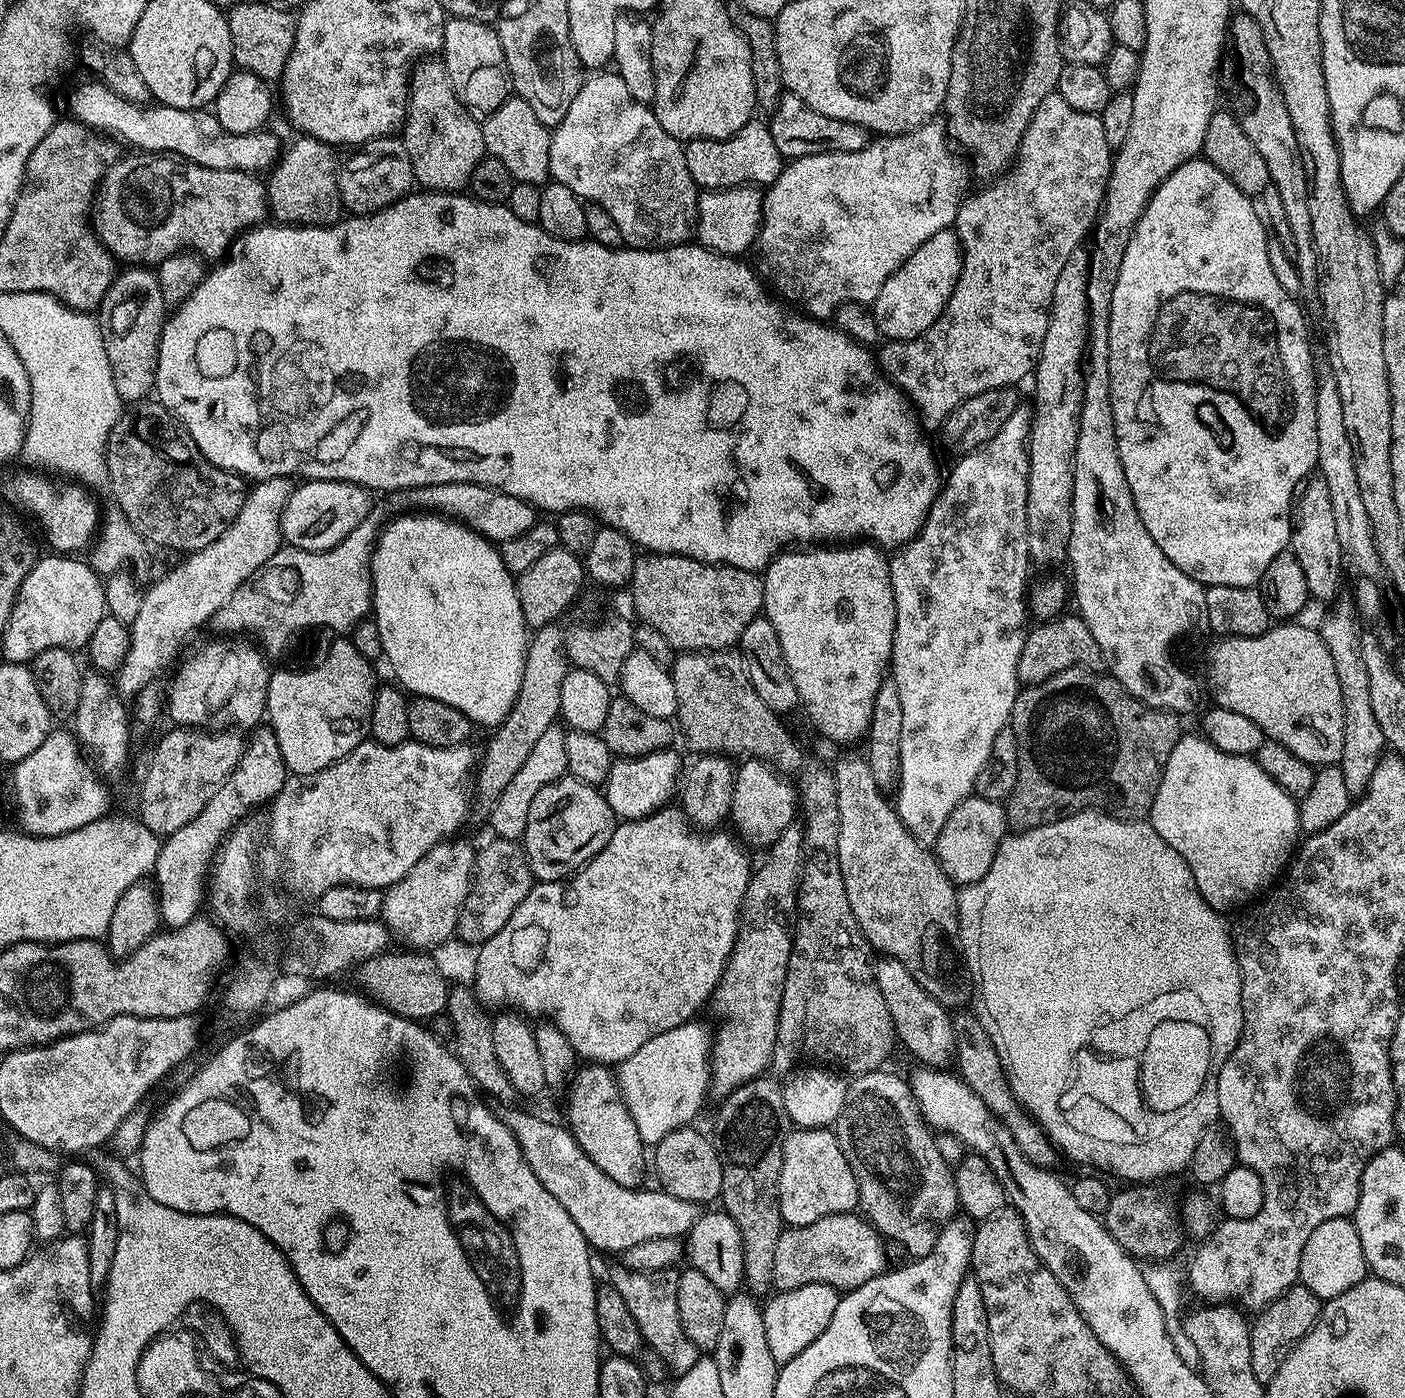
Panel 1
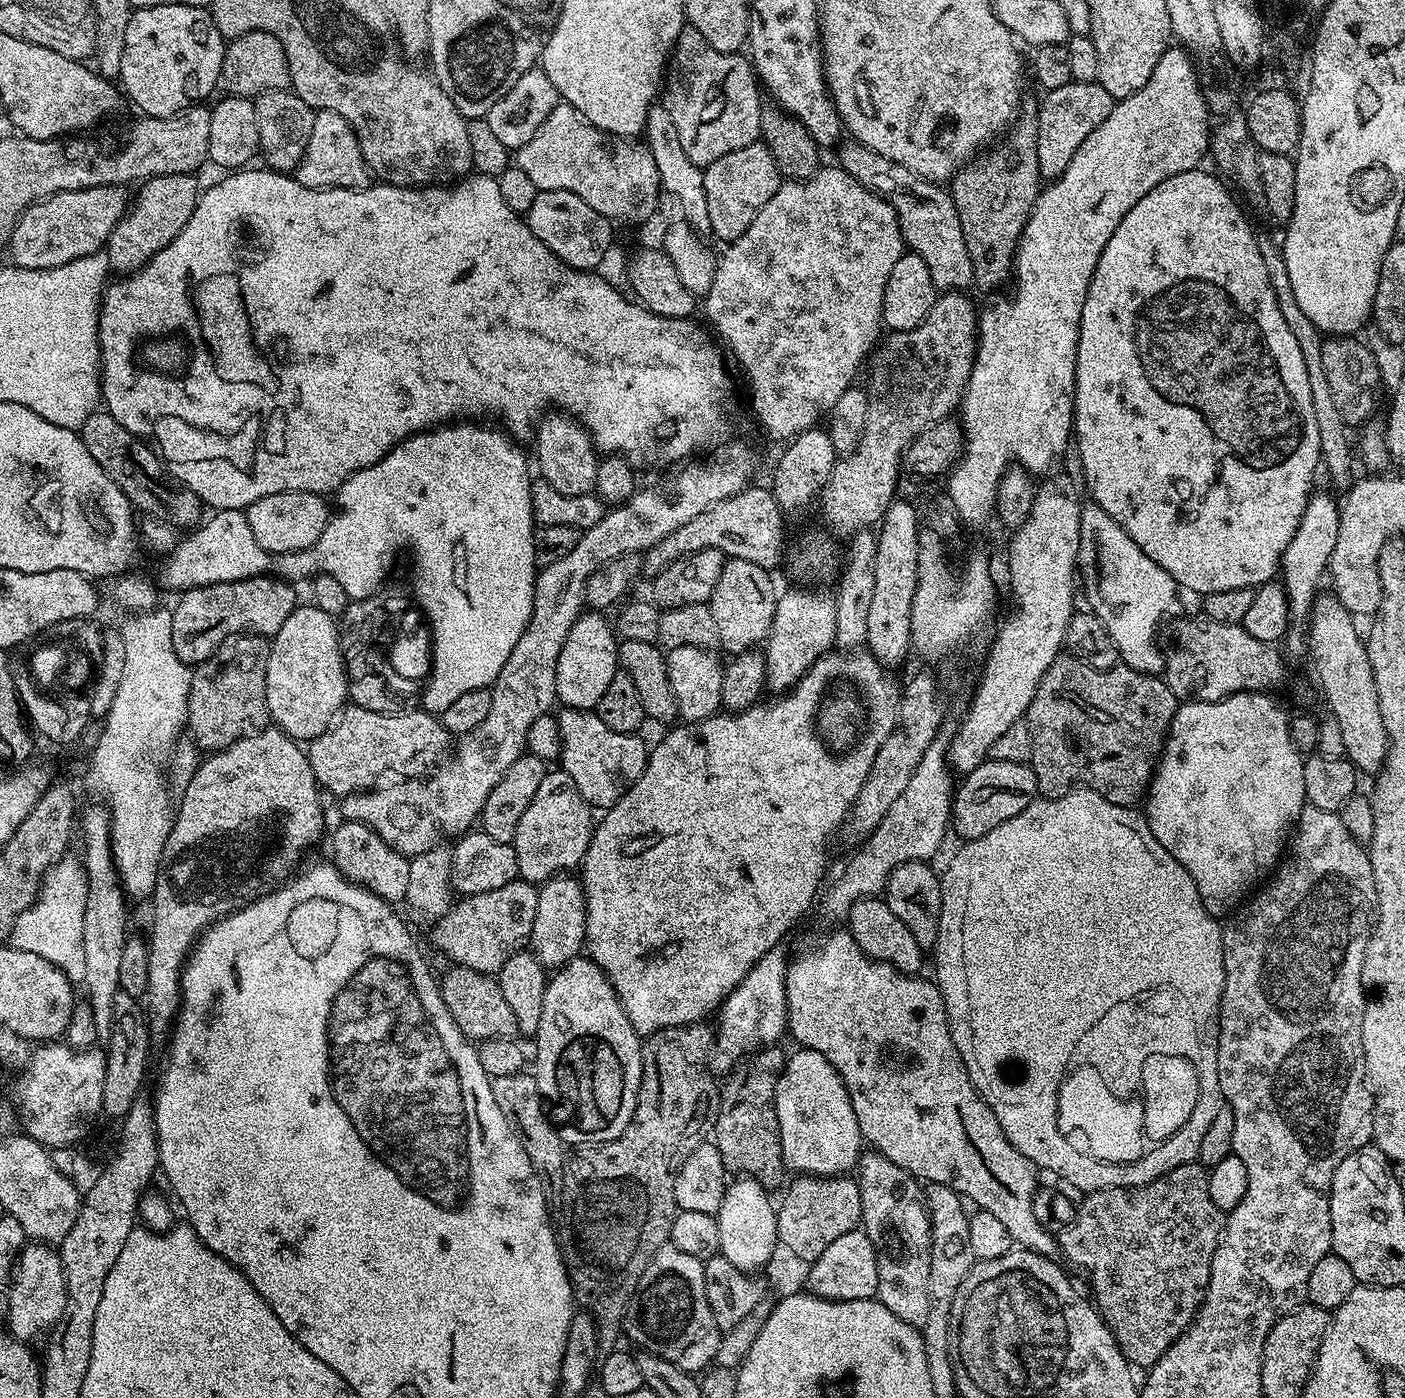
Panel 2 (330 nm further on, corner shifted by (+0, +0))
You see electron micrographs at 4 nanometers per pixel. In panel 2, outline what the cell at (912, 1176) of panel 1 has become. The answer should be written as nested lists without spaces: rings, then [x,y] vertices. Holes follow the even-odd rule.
[[[875,1150],[861,1151],[860,1159],[854,1169],[854,1179],[860,1186],[862,1194],[862,1218],[860,1223],[862,1230],[870,1238],[872,1245],[876,1247],[876,1257],[878,1258],[878,1290],[876,1296],[880,1303],[886,1306],[886,1310],[893,1312],[898,1318],[902,1318],[907,1324],[915,1324],[923,1326],[926,1322],[926,1314],[930,1311],[930,1254],[932,1253],[932,1227],[928,1221],[928,1210],[924,1203],[922,1195],[921,1181],[912,1176],[906,1170],[902,1170],[902,1166],[894,1166],[894,1162],[890,1162],[890,1158],[886,1158],[881,1152]]]

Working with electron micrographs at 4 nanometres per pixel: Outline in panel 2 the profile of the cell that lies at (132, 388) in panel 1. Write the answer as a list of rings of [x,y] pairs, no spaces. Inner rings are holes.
[[[166,174],[158,178],[150,178],[139,185],[140,193],[135,193],[130,207],[123,218],[114,226],[110,234],[106,251],[108,267],[113,273],[131,274],[139,272],[145,264],[149,264],[155,256],[190,222],[190,214],[194,214],[198,199],[197,177],[192,174]]]

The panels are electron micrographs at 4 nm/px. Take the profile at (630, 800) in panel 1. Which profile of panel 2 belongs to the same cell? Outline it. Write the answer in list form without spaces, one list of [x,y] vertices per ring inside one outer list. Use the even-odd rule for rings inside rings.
[[[561,707],[559,711],[556,721],[560,727],[559,763],[562,770],[574,778],[574,786],[578,786],[582,798],[593,809],[613,808],[618,798],[622,798],[622,794],[626,794],[626,790],[630,790],[630,786],[642,778],[649,745],[644,745],[640,734],[610,730],[610,726],[606,726],[606,722],[602,722],[595,711],[566,707]]]

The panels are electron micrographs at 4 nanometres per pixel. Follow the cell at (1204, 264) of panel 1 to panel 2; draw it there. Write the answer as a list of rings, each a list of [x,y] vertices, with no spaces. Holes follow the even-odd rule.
[[[1192,168],[1189,172],[1174,174],[1174,178],[1166,178],[1166,182],[1158,182],[1158,186],[1154,186],[1154,190],[1150,190],[1150,194],[1146,194],[1146,198],[1142,198],[1142,202],[1138,202],[1138,206],[1134,206],[1130,214],[1122,218],[1122,222],[1118,222],[1118,230],[1110,234],[1110,242],[1106,242],[1106,250],[1102,250],[1102,258],[1094,270],[1094,278],[1088,287],[1086,302],[1082,306],[1080,337],[1076,351],[1076,397],[1072,403],[1074,448],[1080,451],[1080,468],[1084,471],[1084,484],[1092,495],[1089,496],[1091,503],[1106,510],[1106,514],[1110,514],[1110,518],[1114,518],[1114,522],[1118,522],[1118,526],[1122,526],[1122,530],[1126,530],[1126,534],[1130,534],[1130,538],[1138,542],[1140,549],[1151,560],[1158,562],[1158,566],[1162,566],[1162,570],[1166,570],[1166,574],[1170,574],[1170,578],[1174,578],[1181,589],[1189,588],[1192,592],[1200,592],[1199,594],[1235,588],[1255,589],[1261,584],[1269,583],[1275,577],[1272,575],[1275,572],[1277,575],[1281,571],[1284,551],[1286,546],[1290,546],[1298,530],[1302,514],[1314,492],[1312,479],[1316,476],[1316,468],[1318,472],[1322,464],[1318,442],[1318,421],[1314,418],[1314,398],[1310,398],[1310,378],[1306,378],[1306,362],[1302,358],[1298,341],[1294,339],[1294,333],[1290,330],[1290,326],[1286,326],[1286,318],[1282,318],[1282,310],[1278,310],[1278,298],[1274,294],[1274,286],[1270,286],[1270,274],[1266,274],[1266,262],[1262,262],[1261,241],[1256,240],[1256,232],[1252,229],[1251,222],[1244,217],[1239,202],[1228,193],[1229,185],[1219,175],[1211,176],[1204,171],[1200,168]]]

